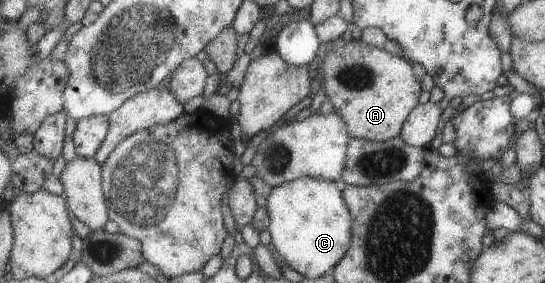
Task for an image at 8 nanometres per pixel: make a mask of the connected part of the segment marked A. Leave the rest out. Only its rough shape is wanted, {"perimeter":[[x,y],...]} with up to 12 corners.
{"perimeter":[[337,38],[318,68],[350,139],[384,142],[420,83],[382,47]]}

